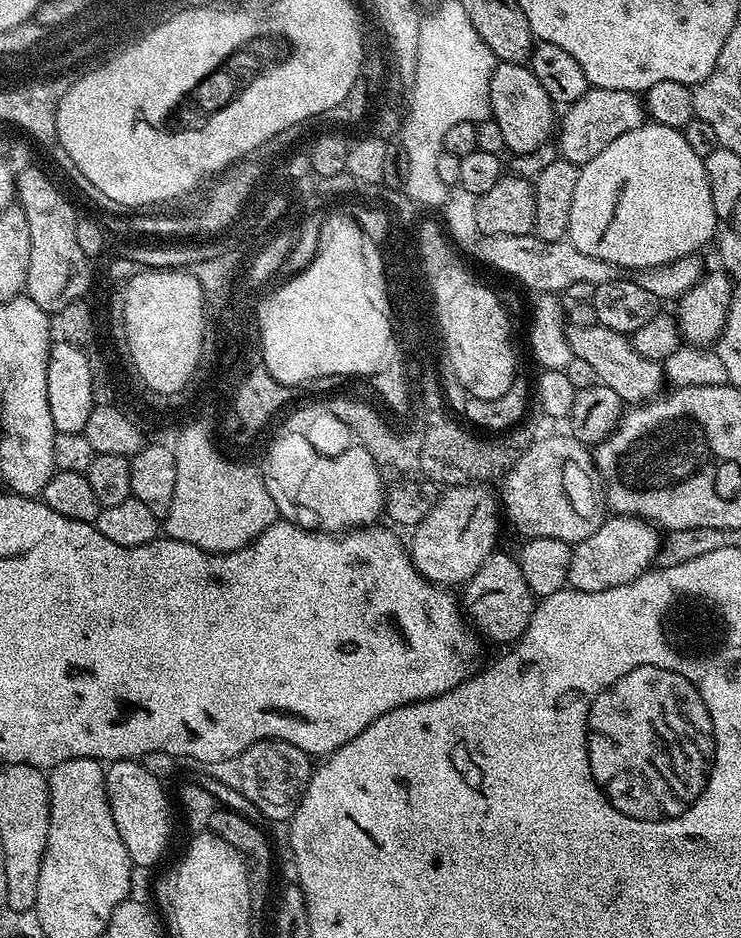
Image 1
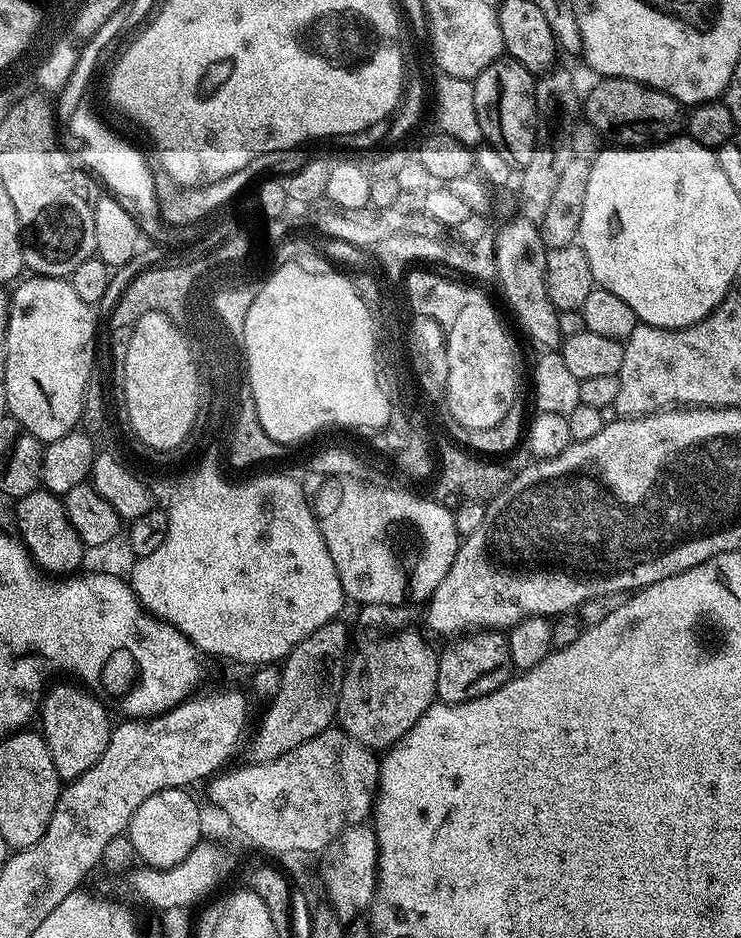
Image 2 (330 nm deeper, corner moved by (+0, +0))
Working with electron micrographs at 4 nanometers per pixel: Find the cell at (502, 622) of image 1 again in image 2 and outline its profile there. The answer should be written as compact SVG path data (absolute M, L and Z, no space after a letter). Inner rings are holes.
M472 630L439 653L436 695L445 704L461 704L498 690L514 675L507 635L500 630Z

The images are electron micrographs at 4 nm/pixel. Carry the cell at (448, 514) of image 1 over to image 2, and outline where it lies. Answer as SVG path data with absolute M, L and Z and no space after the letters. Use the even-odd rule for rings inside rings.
M414 631L393 632L377 639L365 659L353 663L351 673L342 682L336 720L363 748L391 748L437 699L440 657L437 649L428 645L427 638Z

